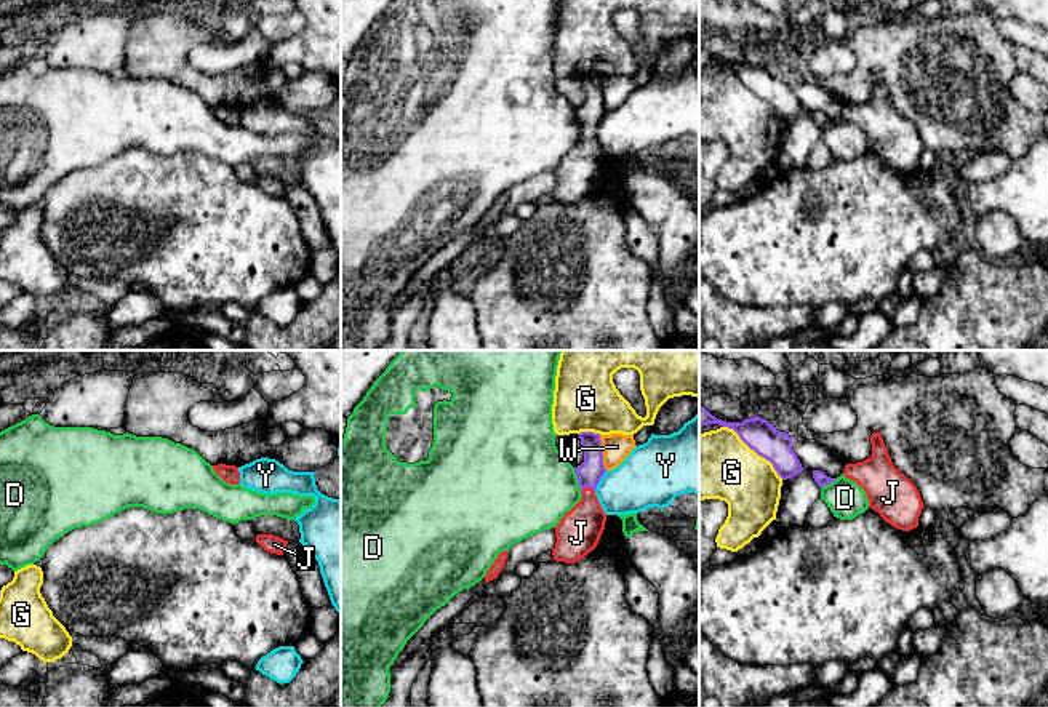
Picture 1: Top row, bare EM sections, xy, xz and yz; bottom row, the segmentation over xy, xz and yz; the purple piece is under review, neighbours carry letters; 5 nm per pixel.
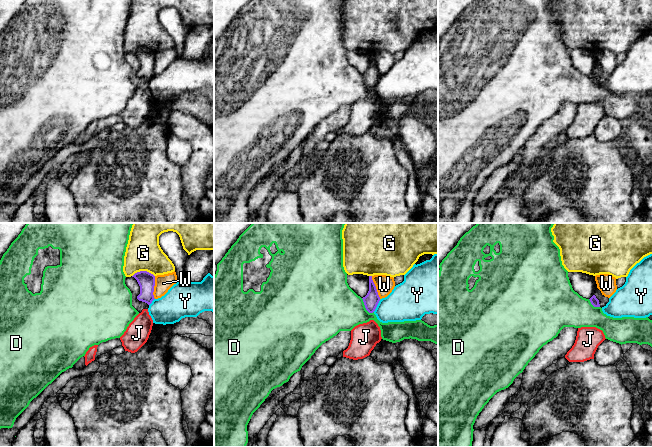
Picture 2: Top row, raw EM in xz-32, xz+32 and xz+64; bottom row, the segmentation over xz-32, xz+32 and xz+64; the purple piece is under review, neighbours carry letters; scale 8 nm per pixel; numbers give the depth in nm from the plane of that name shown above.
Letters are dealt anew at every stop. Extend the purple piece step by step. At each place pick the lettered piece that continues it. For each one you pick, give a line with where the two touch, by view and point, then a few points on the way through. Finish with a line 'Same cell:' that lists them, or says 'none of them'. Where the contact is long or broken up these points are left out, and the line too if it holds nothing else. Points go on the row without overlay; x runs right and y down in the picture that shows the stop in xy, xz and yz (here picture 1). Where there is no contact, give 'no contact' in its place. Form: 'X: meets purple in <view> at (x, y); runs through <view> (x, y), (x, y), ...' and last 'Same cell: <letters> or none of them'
J: meets purple in xz at (588, 128); runs through xz (589, 115), (588, 128), (588, 160), (578, 175)
Same cell: J

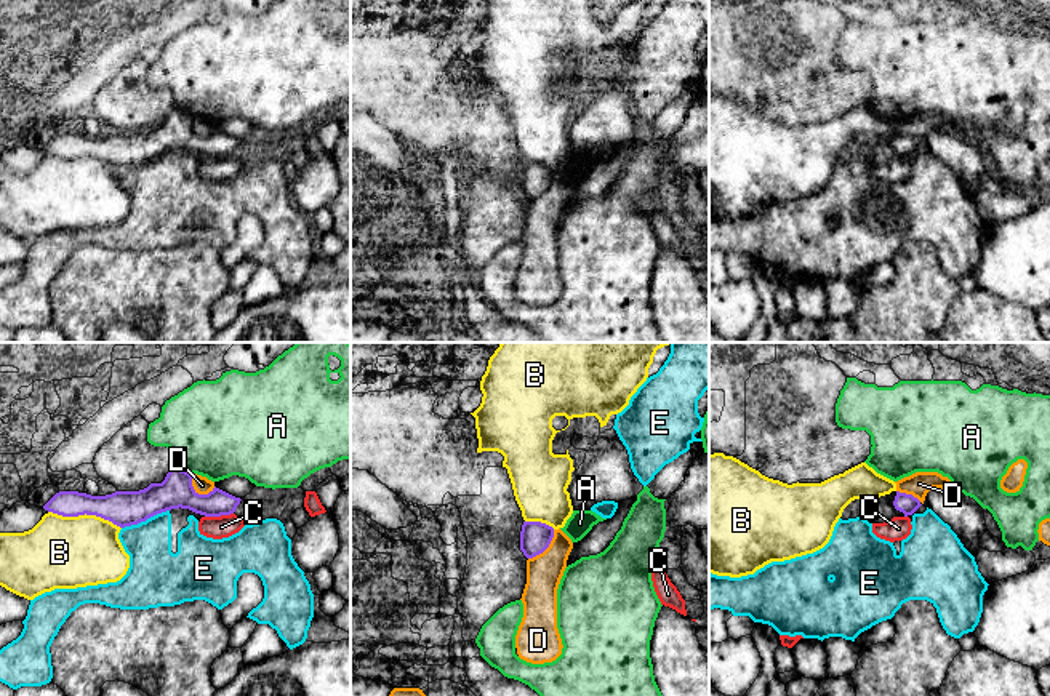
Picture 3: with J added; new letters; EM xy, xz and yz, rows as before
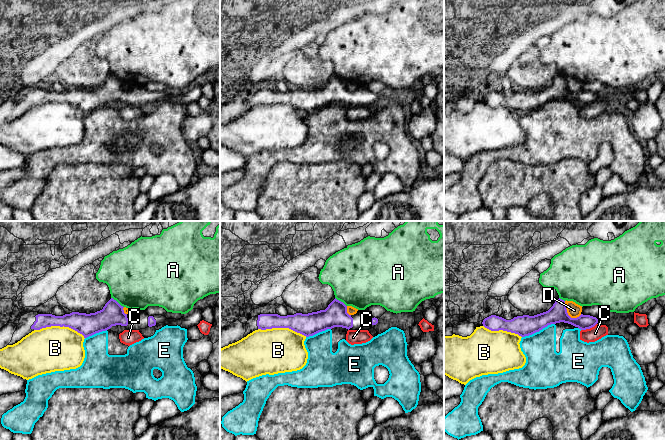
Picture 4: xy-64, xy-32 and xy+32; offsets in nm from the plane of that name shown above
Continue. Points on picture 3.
Same cell: none of them

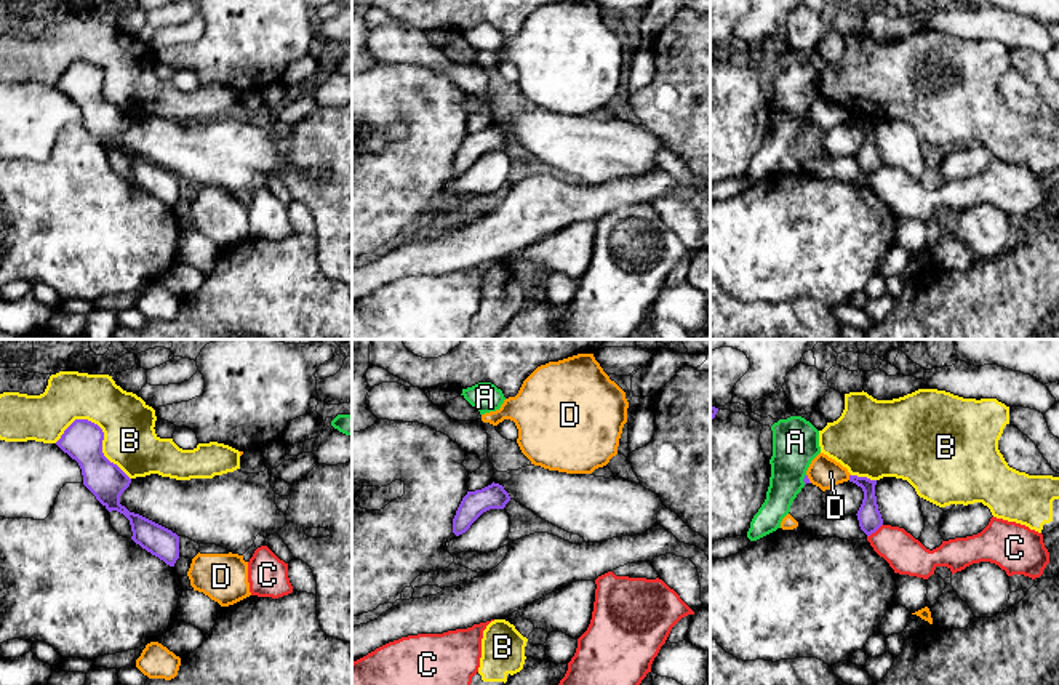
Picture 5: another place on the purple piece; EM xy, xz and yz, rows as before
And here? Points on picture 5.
Same cell: none of them

